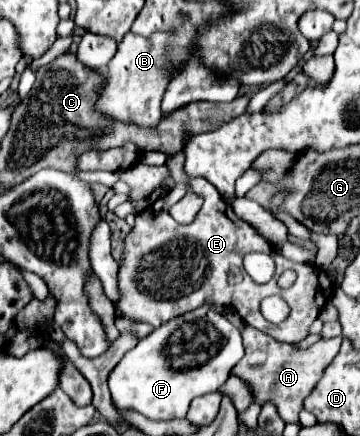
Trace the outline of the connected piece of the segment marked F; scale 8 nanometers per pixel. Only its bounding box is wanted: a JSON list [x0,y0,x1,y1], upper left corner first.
[108,308,244,420]

